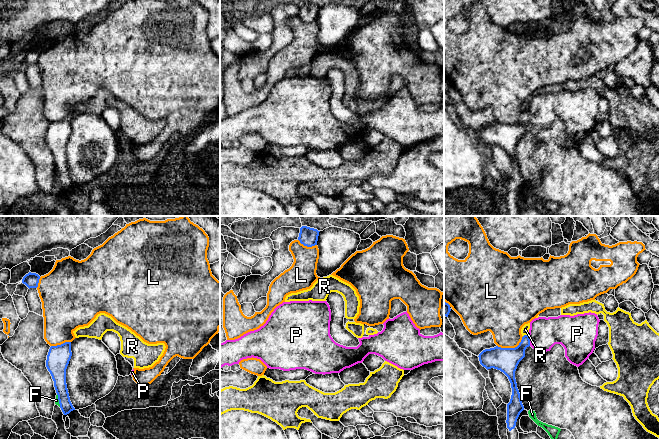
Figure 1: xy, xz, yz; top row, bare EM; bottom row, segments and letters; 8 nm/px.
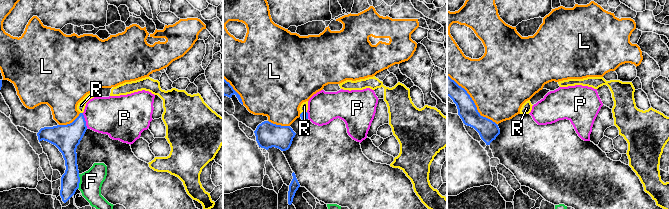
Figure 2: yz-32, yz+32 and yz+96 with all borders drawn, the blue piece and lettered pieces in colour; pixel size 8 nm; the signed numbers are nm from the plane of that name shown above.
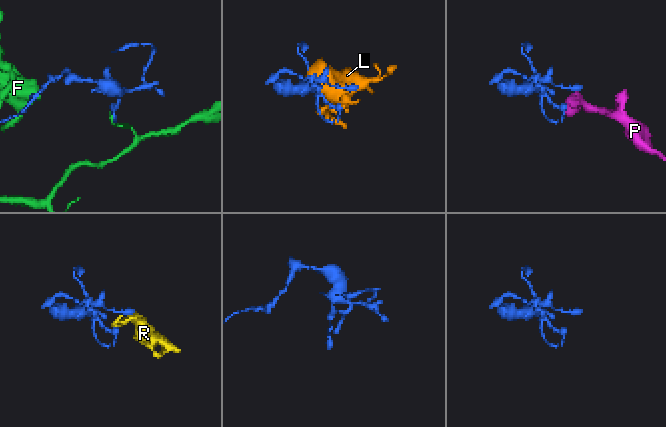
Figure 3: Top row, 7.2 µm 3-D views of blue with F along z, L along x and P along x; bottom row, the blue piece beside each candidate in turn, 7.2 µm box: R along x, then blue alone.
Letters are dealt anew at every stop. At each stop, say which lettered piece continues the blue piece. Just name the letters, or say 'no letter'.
no letter

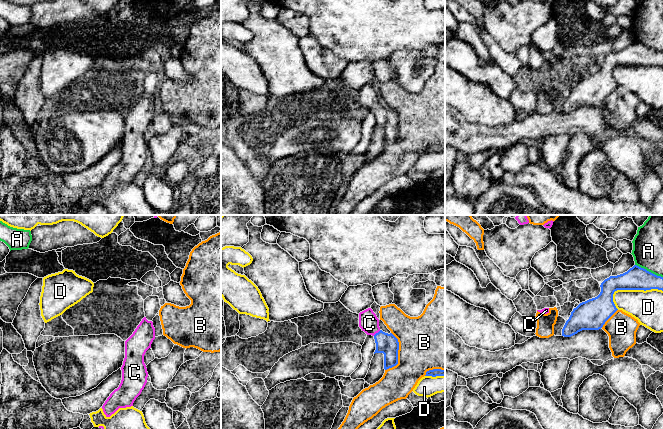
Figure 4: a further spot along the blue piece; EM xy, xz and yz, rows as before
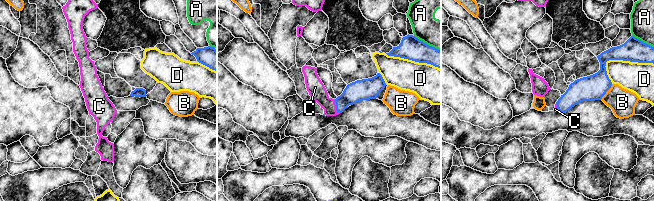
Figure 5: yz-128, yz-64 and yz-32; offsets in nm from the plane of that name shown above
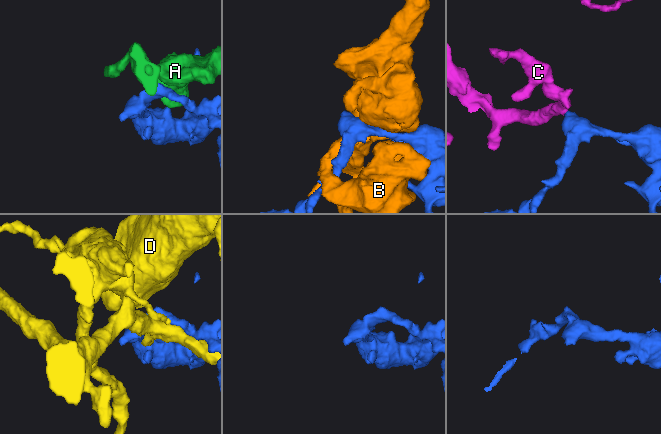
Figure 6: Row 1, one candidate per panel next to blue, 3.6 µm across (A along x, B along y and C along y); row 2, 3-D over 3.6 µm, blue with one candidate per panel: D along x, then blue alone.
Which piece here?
C

